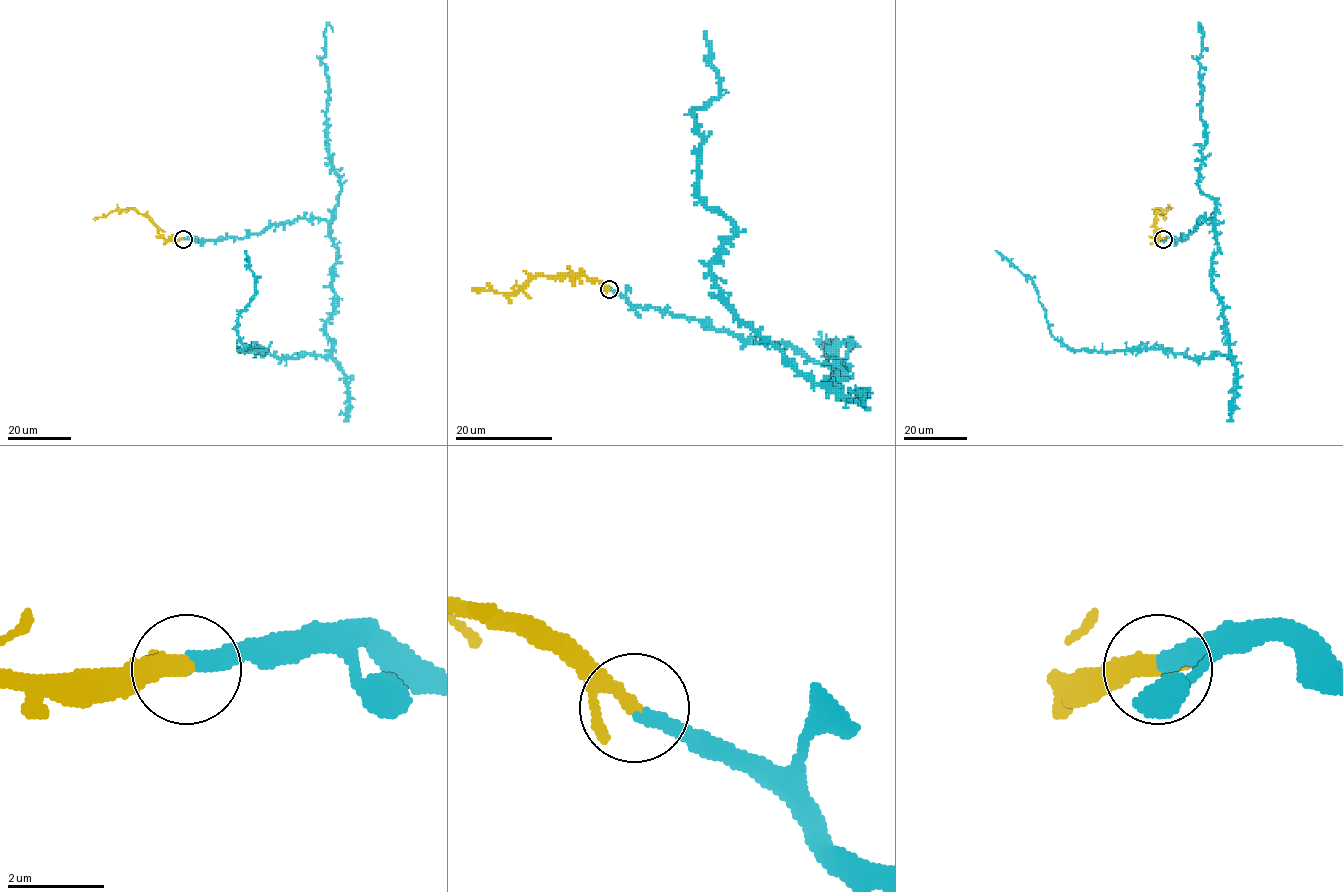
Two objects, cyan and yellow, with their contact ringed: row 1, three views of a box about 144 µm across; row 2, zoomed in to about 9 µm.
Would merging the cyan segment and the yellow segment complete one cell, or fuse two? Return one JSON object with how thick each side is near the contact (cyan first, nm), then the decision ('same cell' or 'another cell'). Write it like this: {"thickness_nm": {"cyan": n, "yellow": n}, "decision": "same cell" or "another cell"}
{"thickness_nm": {"cyan": 360, "yellow": 240}, "decision": "same cell"}

